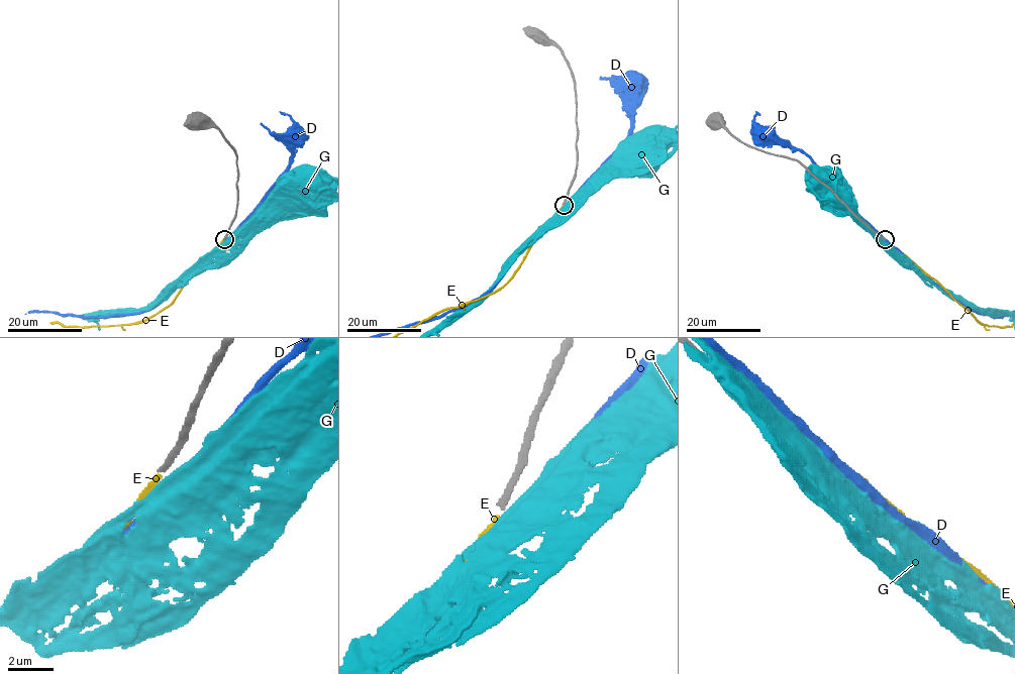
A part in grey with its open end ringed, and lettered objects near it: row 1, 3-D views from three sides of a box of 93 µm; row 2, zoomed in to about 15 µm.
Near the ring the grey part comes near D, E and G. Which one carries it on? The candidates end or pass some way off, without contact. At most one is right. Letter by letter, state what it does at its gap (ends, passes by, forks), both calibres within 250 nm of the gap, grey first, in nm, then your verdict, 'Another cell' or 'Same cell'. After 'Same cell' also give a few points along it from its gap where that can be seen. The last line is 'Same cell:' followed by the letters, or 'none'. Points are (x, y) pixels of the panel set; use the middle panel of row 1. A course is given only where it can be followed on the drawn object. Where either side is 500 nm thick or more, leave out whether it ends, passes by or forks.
D: It passes by. Thickness 240 nm (grey) against 440 nm. Another cell
E: It ends there. Thickness 240 nm (grey) against 200 nm. Same cell
G: Thickness 240 nm (grey) against 550 nm. Another cell
Same cell: E

